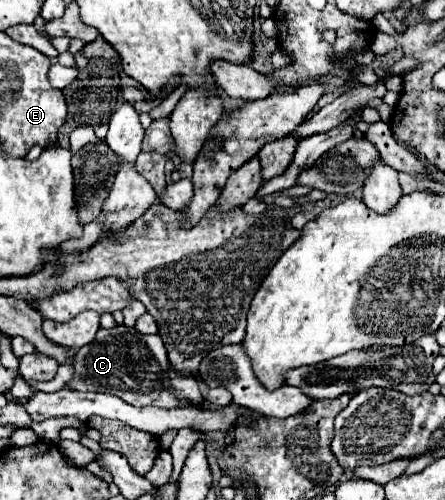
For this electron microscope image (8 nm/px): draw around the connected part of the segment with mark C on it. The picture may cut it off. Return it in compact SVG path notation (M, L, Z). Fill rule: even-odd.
M117 325L113 329L99 329L95 341L81 347L75 359L73 381L67 385L77 391L99 391L115 395L135 407L187 407L193 405L189 399L179 399L173 393L169 381L169 357L159 335L141 335L135 329Z

